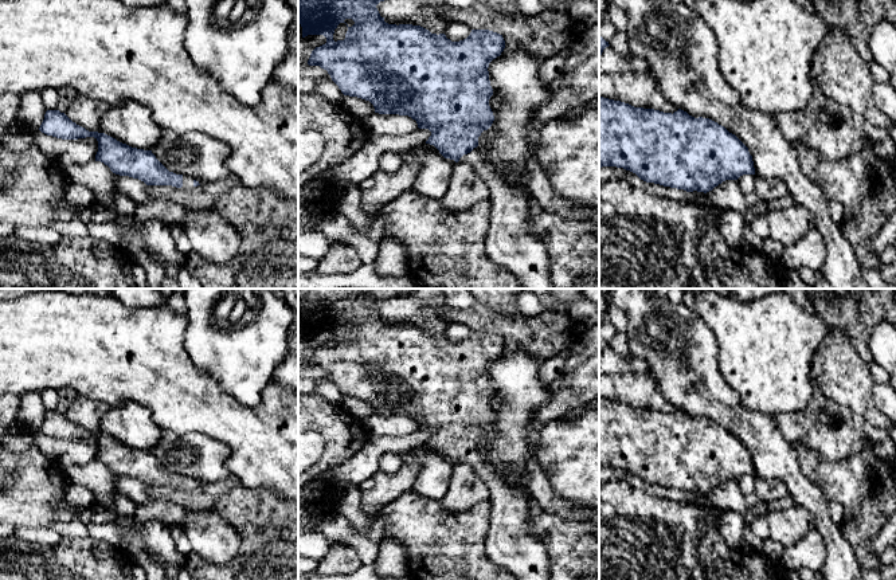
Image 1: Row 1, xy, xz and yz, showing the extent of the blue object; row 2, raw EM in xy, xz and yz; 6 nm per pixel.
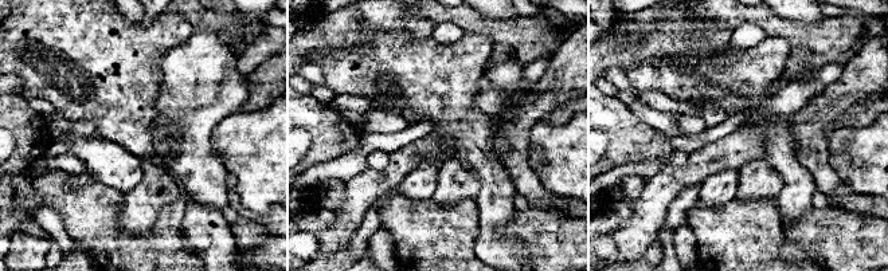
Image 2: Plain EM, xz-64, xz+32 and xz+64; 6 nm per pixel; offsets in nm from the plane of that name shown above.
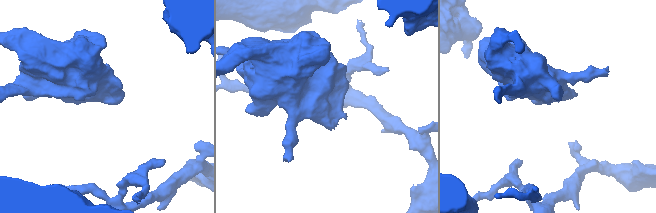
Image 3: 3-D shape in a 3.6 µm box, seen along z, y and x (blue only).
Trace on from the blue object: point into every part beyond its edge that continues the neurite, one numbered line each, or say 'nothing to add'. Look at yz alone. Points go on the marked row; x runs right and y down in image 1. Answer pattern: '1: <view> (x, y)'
nothing to add

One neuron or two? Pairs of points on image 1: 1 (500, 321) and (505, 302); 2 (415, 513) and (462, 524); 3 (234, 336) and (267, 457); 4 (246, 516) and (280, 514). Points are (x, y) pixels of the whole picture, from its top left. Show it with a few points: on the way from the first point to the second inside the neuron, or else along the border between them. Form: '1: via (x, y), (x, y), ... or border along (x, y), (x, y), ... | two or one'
1: border along (480, 304), (500, 314), (520, 314) | two
2: via (427, 524), (450, 525) | one
3: border along (272, 380), (254, 406), (245, 406), (225, 391) | two
4: via (254, 516), (272, 516) | one

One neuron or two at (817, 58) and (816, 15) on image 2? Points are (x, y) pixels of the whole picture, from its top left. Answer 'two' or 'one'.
two

